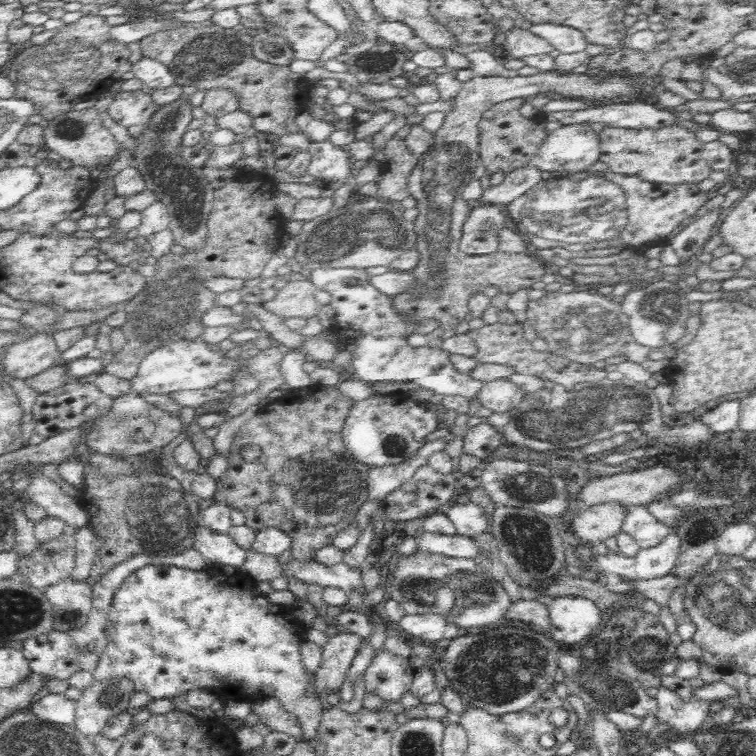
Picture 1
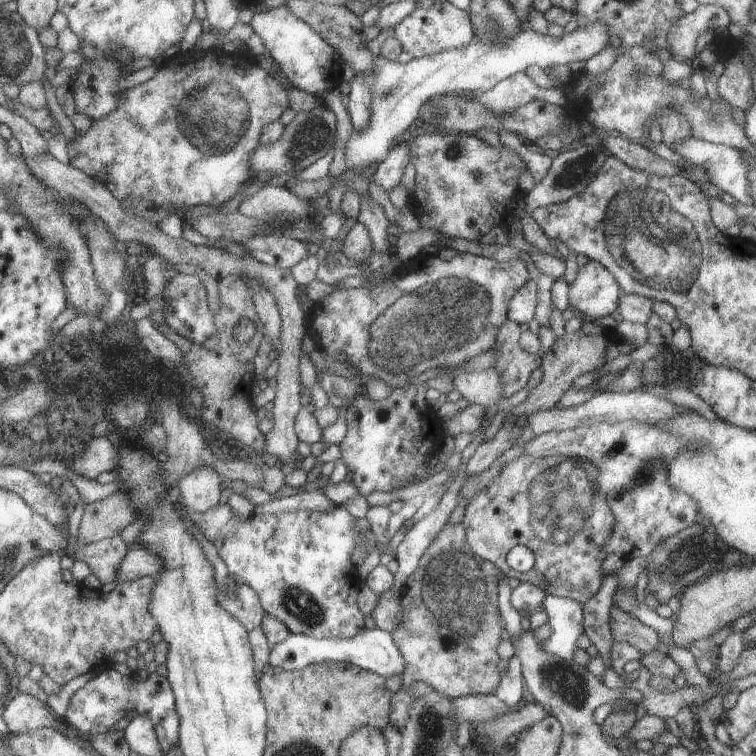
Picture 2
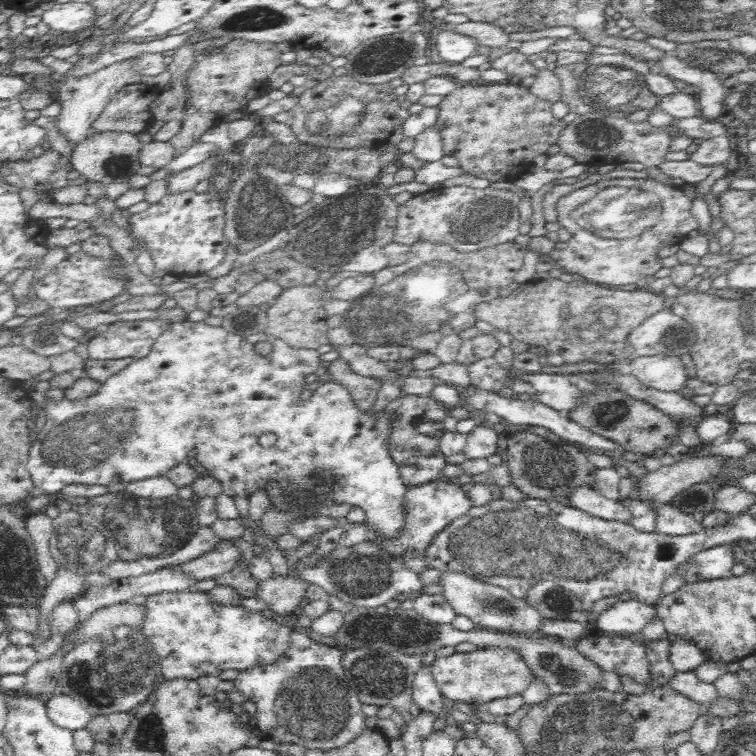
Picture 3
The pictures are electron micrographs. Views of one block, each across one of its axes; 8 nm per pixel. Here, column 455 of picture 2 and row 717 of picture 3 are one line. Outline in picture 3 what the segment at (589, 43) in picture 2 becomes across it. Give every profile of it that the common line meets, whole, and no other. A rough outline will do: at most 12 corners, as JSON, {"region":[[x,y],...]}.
{"region":[[63,693],[47,697],[50,721],[70,732],[92,718],[80,702]]}

